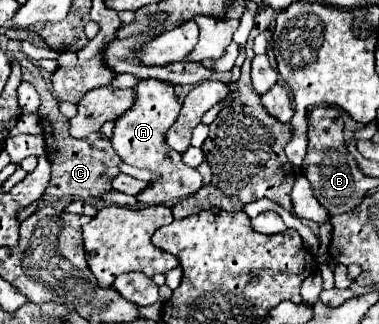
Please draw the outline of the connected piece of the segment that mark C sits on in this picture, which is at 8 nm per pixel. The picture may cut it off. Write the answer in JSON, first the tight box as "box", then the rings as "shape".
{"box":[21,59,121,197],"shape":[[[29,59],[21,61],[21,69],[23,69],[23,79],[29,81],[41,99],[41,107],[39,107],[39,117],[41,117],[41,127],[43,127],[43,137],[45,137],[45,145],[47,145],[47,159],[51,163],[51,181],[45,189],[45,193],[53,195],[53,197],[99,197],[101,191],[109,191],[111,189],[111,179],[119,173],[117,165],[121,163],[121,159],[115,155],[109,139],[103,139],[101,133],[95,133],[89,139],[73,139],[69,135],[69,119],[63,117],[59,113],[59,101],[51,95],[39,67],[35,63],[31,63]]]}

